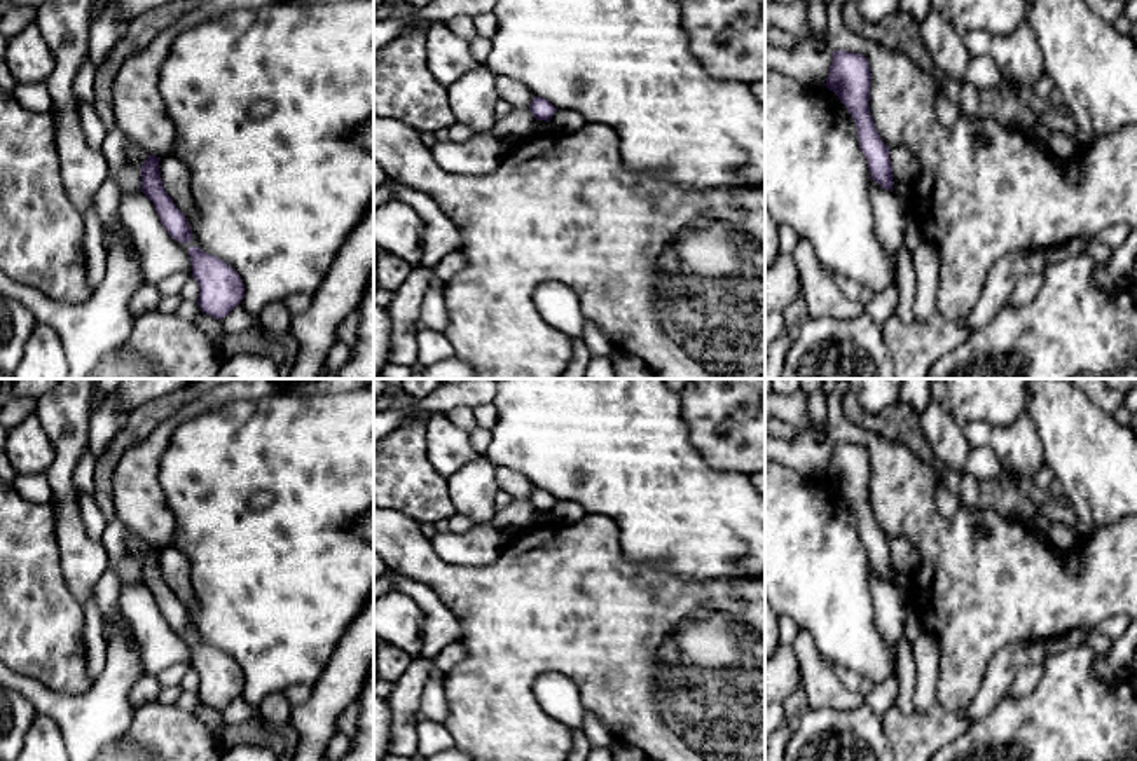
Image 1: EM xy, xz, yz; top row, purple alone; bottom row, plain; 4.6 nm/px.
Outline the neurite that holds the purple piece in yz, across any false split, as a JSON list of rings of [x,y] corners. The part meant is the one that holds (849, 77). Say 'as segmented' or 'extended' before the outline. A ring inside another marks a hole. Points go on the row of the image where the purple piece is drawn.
as segmented | [[[835,51],[826,87],[845,105],[858,127],[861,152],[868,162],[872,180],[892,192],[892,166],[889,147],[880,140],[870,115],[872,73],[868,59],[858,52]]]

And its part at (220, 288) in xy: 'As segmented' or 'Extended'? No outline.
As segmented

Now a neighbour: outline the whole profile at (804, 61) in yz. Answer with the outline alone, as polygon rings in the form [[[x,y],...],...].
[[[809,38],[784,49],[765,40],[765,68],[793,77],[802,86],[819,87],[826,84],[833,61],[833,49],[817,49]]]

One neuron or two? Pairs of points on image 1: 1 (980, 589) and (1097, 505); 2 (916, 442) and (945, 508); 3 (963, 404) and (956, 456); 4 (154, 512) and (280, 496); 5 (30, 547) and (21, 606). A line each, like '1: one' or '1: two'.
1: two
2: two
3: two
4: two
5: one

